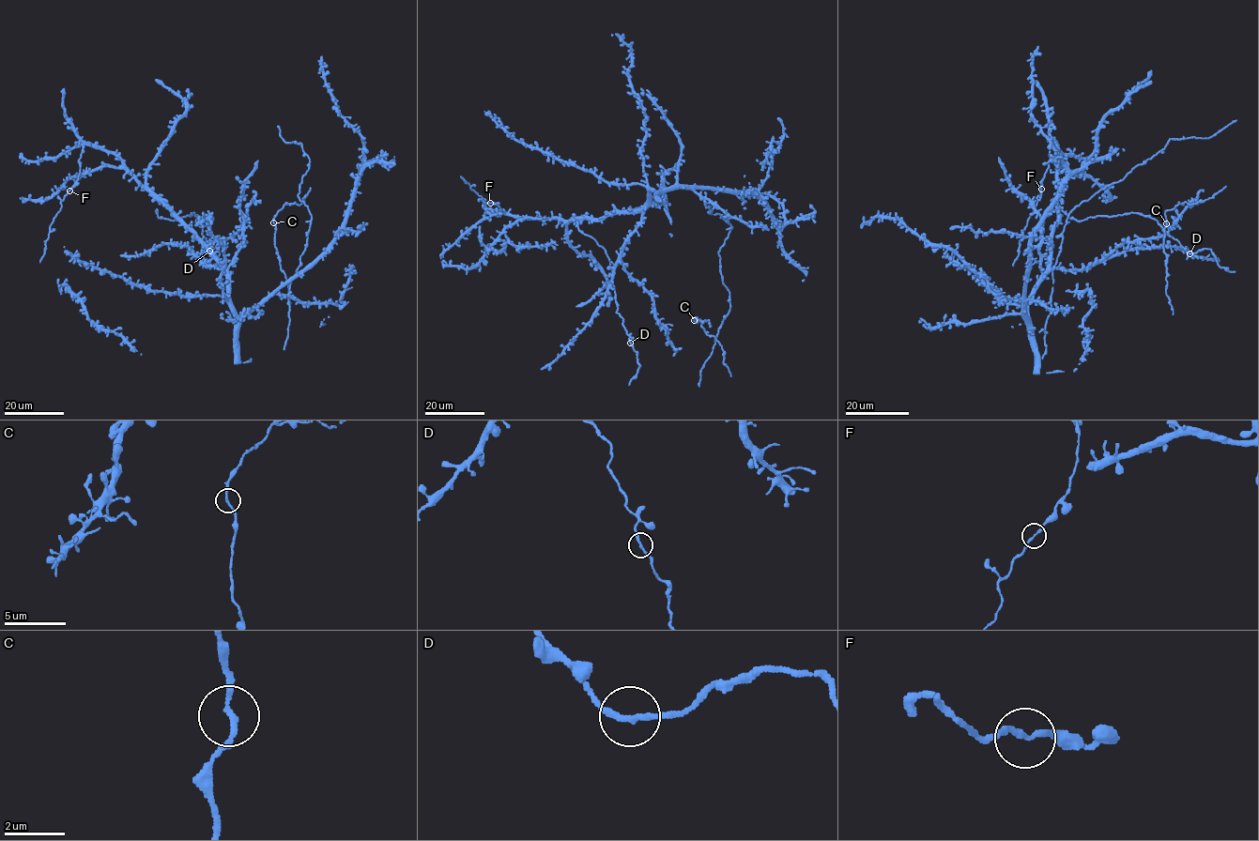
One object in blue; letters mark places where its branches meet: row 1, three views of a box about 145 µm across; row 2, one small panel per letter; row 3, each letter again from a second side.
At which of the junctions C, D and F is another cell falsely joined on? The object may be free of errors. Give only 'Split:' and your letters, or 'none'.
Split: none

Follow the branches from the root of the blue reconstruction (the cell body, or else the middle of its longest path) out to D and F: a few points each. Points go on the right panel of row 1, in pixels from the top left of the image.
D: (1051, 241), (1060, 200), (1061, 209), (1078, 221), (1130, 212), (1149, 216), (1189, 253)
F: (1051, 241), (1051, 227), (1057, 220), (1059, 190), (1057, 147), (1052, 140), (1041, 190)

